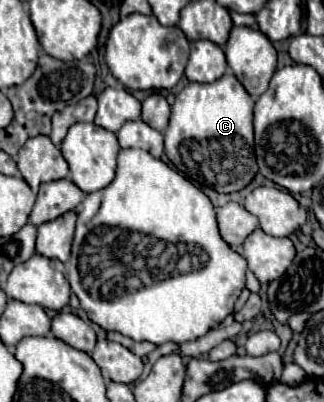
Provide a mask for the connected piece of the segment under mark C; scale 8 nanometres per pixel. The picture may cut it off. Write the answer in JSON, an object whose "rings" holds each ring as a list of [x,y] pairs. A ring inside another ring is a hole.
{"rings":[[[225,73],[219,81],[207,85],[189,83],[177,93],[171,107],[171,119],[165,131],[165,155],[177,167],[177,171],[181,171],[193,183],[209,185],[217,193],[241,191],[255,179],[259,171],[253,153],[253,105],[253,99],[243,85],[239,85],[233,73]]]}

